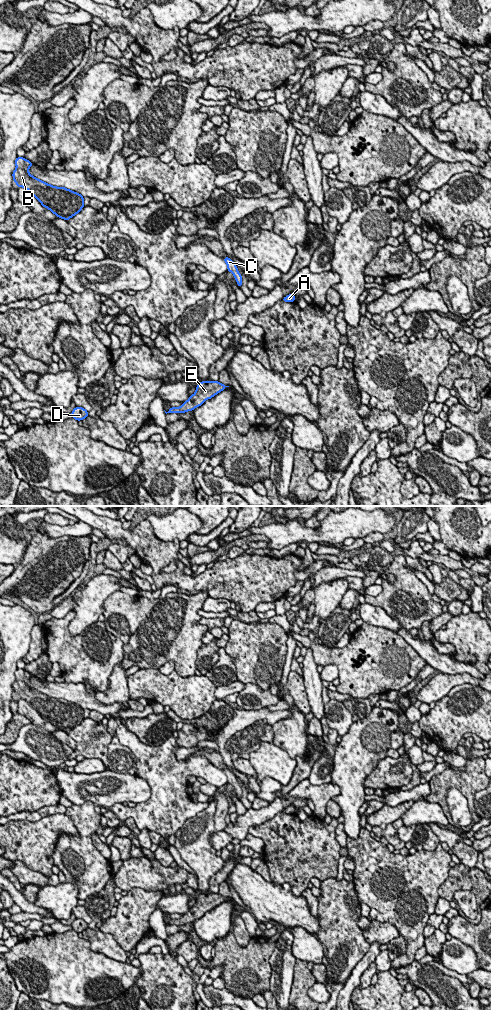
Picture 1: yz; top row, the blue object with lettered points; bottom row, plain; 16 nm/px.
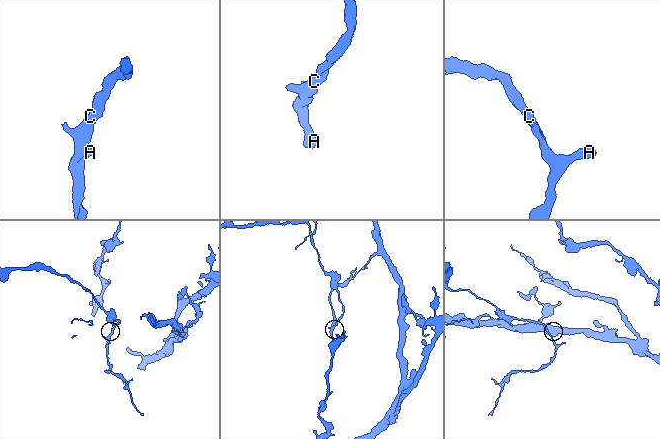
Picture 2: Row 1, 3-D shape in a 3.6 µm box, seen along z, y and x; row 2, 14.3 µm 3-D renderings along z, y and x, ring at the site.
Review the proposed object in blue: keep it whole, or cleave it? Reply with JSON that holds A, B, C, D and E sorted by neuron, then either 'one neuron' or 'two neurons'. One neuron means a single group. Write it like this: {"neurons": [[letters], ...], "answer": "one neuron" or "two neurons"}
{"neurons": [["A", "B", "C", "D", "E"]], "answer": "one neuron"}

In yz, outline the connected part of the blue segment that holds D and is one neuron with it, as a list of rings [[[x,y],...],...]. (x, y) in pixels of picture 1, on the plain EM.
[[[75,919],[71,924],[72,930],[77,933],[83,932],[88,929],[88,923],[83,919]]]

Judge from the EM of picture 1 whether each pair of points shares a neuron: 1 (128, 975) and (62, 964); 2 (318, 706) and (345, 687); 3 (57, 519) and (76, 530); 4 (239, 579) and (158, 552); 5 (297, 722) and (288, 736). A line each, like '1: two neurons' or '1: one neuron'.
1: one neuron
2: two neurons
3: two neurons
4: one neuron
5: one neuron

